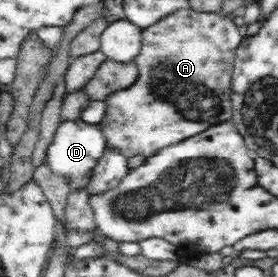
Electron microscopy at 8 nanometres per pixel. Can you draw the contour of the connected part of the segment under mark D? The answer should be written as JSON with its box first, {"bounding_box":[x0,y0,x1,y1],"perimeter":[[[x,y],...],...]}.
{"bounding_box":[45,118,105,181],"perimeter":[[[80,118],[64,119],[59,122],[53,139],[45,152],[45,166],[52,174],[69,181],[72,178],[86,178],[96,166],[97,160],[104,154],[105,137],[95,124],[88,124]]]}

